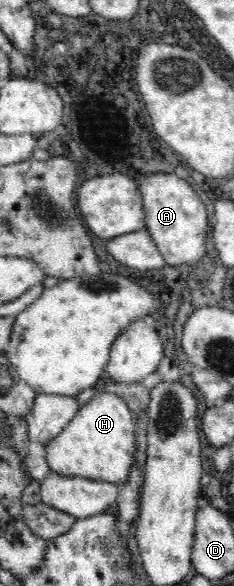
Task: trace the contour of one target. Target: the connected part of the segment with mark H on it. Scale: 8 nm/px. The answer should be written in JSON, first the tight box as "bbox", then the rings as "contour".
{"bbox":[45,392,137,490],"contour":[[[97,392],[91,400],[82,403],[76,416],[62,429],[62,432],[45,445],[46,454],[50,467],[49,472],[57,472],[61,476],[78,476],[96,481],[118,484],[120,490],[126,482],[130,466],[132,466],[134,452],[137,449],[137,436],[135,420],[126,402],[120,396],[112,392]]]}

